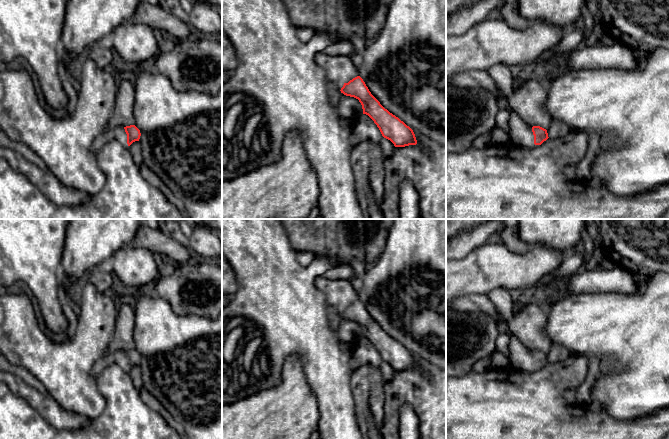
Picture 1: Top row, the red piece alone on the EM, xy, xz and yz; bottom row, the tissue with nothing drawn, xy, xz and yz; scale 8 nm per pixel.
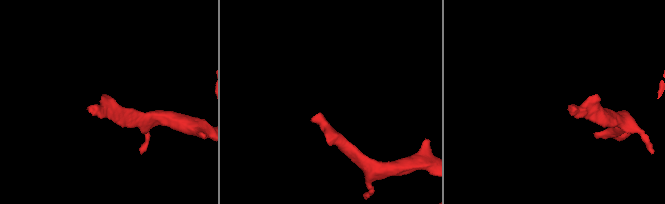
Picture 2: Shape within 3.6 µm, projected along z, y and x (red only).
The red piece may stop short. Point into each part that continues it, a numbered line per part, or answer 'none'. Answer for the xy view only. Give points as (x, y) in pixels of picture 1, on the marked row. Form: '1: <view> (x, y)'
1: xy (118, 133)

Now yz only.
1: yz (520, 133)

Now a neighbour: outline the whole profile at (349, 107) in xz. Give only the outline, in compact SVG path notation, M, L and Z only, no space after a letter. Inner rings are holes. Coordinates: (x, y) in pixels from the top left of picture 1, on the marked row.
M347 96L336 104L339 114L344 118L357 119L363 114L362 105L358 99Z

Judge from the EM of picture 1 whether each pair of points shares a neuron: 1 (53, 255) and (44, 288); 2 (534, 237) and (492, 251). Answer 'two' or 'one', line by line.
1: one
2: two

